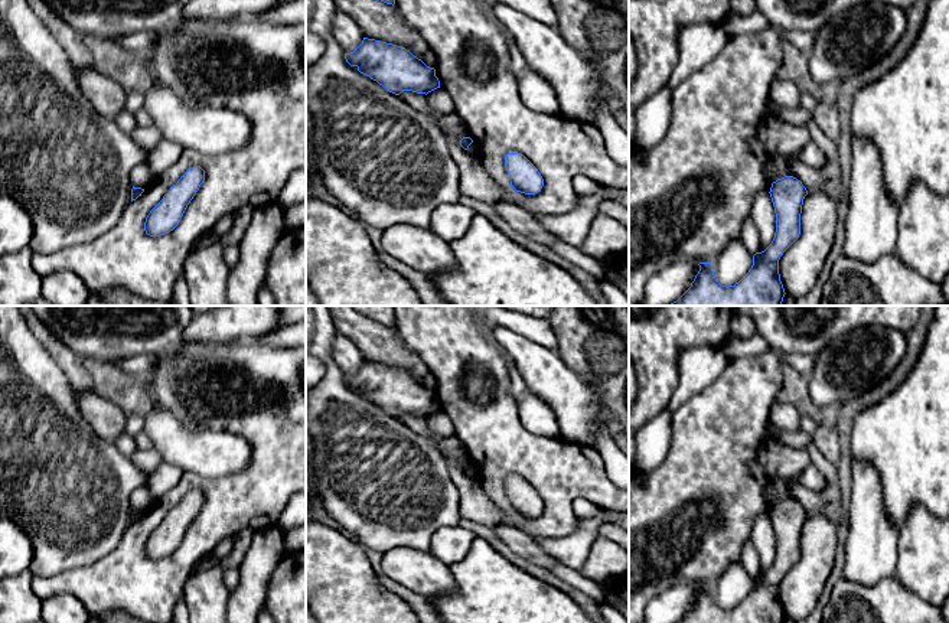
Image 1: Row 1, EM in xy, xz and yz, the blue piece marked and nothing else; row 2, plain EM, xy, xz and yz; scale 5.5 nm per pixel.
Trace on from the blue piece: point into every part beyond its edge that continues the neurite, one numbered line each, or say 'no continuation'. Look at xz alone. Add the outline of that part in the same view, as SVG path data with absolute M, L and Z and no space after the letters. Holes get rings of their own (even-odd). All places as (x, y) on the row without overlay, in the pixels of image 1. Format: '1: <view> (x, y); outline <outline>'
no continuation

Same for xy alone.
no continuation

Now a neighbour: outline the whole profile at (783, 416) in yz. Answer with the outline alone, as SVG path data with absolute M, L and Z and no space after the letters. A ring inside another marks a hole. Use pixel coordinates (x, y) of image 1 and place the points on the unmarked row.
M777 399L772 405L769 421L779 430L796 433L800 431L800 415L795 405Z

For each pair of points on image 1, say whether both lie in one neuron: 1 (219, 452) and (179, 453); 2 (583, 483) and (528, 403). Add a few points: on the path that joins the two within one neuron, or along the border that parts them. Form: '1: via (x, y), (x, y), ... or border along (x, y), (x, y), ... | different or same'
1: via (209, 452), (189, 452) | same
2: border along (521, 421), (535, 434), (558, 437) | different

